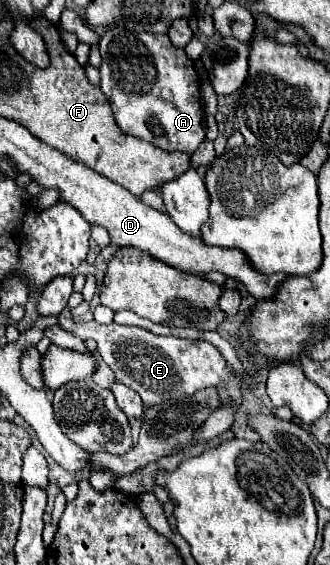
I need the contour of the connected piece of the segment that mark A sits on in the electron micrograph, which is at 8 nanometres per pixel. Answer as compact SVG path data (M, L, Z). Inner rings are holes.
M115 26L107 30L101 36L99 42L101 50L101 90L111 102L115 120L123 132L133 134L141 140L147 140L155 144L161 150L167 152L185 152L193 154L197 146L205 140L205 110L201 106L201 96L199 96L199 74L195 70L193 60L187 58L185 50L175 48L169 40L167 34L145 34L145 32L133 32L123 26Z

